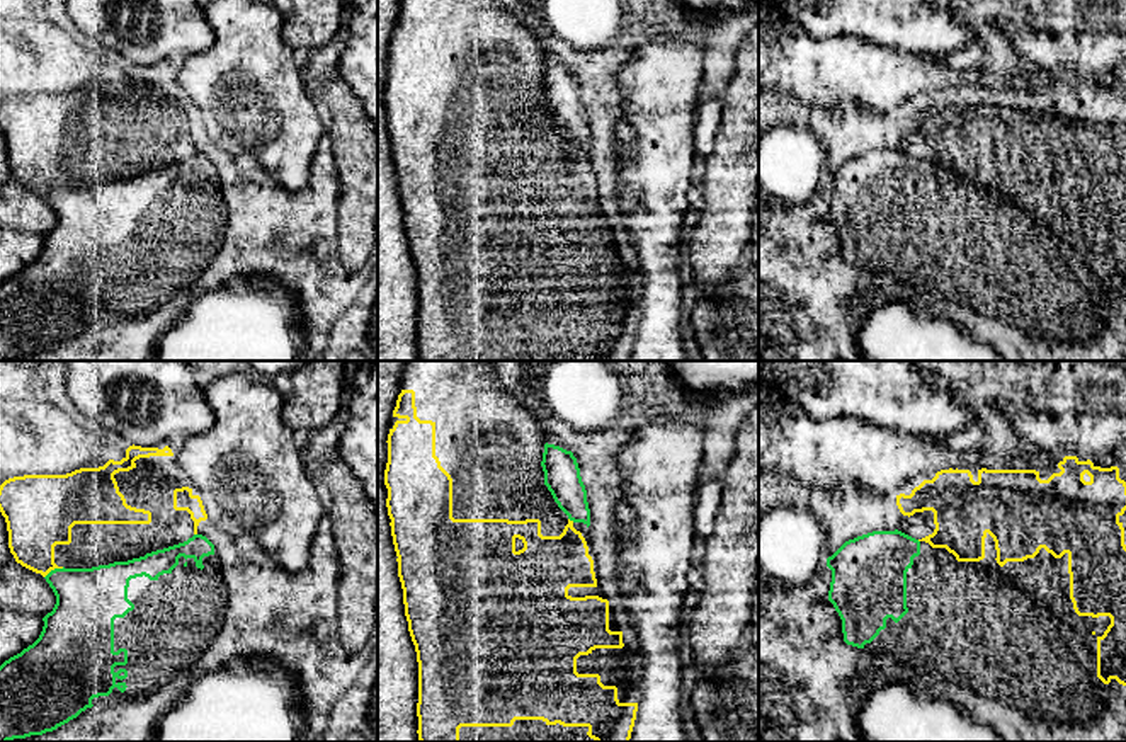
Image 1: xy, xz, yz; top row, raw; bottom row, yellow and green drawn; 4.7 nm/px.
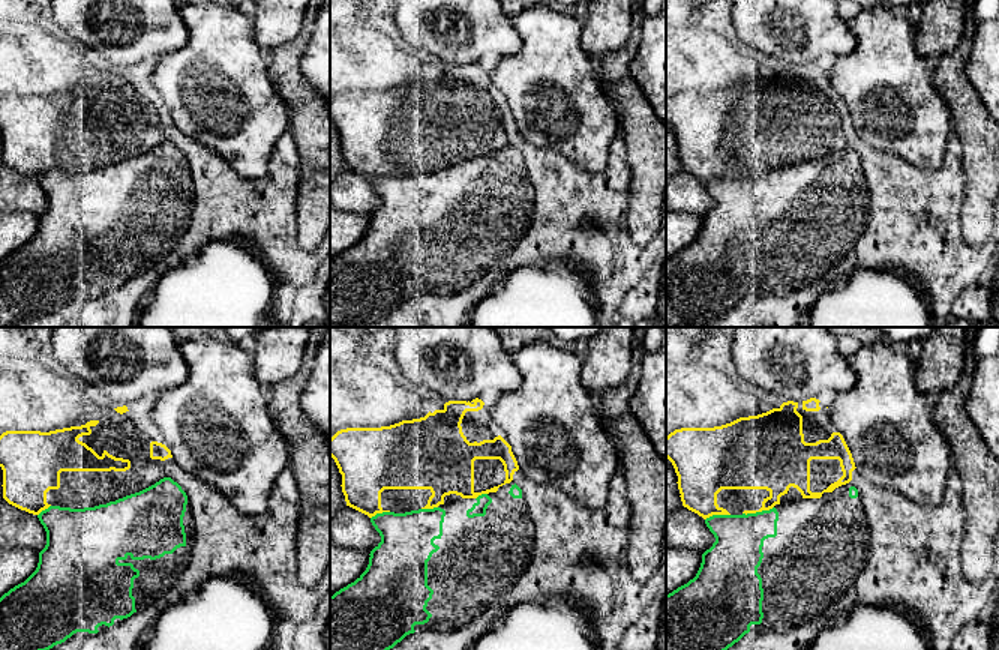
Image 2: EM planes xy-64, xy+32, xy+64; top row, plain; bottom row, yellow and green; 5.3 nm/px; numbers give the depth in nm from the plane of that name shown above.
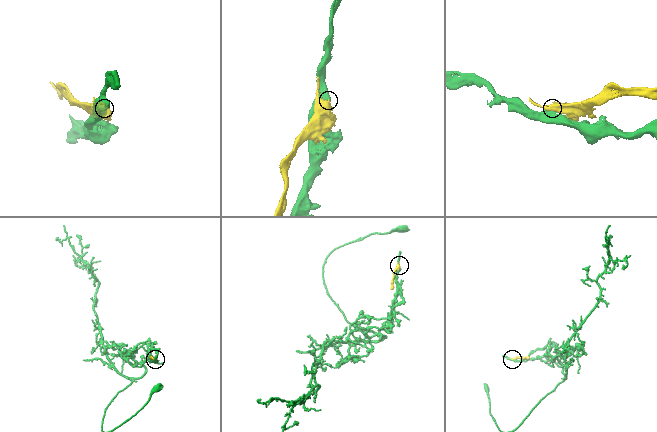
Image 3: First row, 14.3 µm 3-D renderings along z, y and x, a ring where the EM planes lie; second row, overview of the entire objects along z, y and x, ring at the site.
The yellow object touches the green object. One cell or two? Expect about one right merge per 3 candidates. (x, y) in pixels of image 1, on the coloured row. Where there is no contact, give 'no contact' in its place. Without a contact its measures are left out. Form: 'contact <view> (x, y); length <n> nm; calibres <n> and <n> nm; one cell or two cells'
contact xy (53, 569); length 110 nm; calibres 300 and 300 nm; two cells

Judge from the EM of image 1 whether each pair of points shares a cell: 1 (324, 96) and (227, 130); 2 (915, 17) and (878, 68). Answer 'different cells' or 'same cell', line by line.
1: different cells
2: different cells

